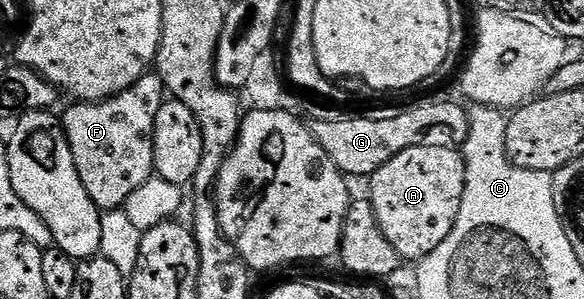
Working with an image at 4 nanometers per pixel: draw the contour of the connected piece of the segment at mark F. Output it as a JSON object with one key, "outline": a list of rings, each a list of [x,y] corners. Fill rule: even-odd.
{"outline":[[[149,72],[129,90],[105,102],[77,101],[62,114],[74,165],[83,187],[101,212],[121,209],[132,193],[154,176],[154,120],[165,100],[164,81],[159,74]]]}

